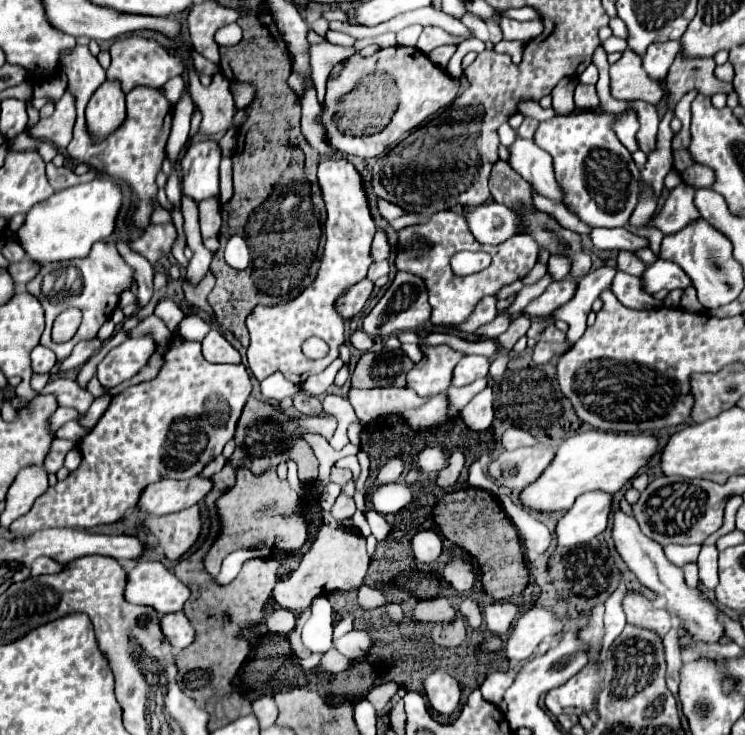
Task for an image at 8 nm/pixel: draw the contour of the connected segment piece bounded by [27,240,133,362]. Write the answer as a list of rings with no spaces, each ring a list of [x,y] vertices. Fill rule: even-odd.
[[[95,242],[89,256],[87,258],[81,258],[75,262],[77,268],[51,268],[51,264],[43,264],[41,270],[37,272],[37,278],[33,278],[29,284],[27,284],[27,292],[31,292],[33,296],[39,298],[43,310],[45,310],[45,332],[41,336],[41,344],[51,348],[55,354],[57,354],[57,360],[65,360],[73,346],[79,342],[79,340],[91,340],[97,336],[99,328],[103,326],[105,320],[109,320],[111,312],[115,310],[117,302],[119,302],[119,296],[121,292],[131,284],[133,280],[133,270],[127,266],[127,262],[119,256],[117,248],[113,242]],[[69,306],[77,306],[81,308],[83,312],[83,322],[81,322],[81,328],[77,330],[77,334],[69,340],[69,342],[63,342],[63,344],[55,344],[51,340],[51,326],[53,326],[53,320],[59,312],[63,312],[65,308]]]

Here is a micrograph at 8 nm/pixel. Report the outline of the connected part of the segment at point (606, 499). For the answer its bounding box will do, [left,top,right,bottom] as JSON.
[557,490,613,546]

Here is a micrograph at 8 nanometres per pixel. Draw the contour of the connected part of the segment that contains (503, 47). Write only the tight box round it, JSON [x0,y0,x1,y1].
[493,40,525,62]

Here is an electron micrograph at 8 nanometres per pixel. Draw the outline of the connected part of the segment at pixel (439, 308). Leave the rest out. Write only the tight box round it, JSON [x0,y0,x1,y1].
[395,210,539,324]

